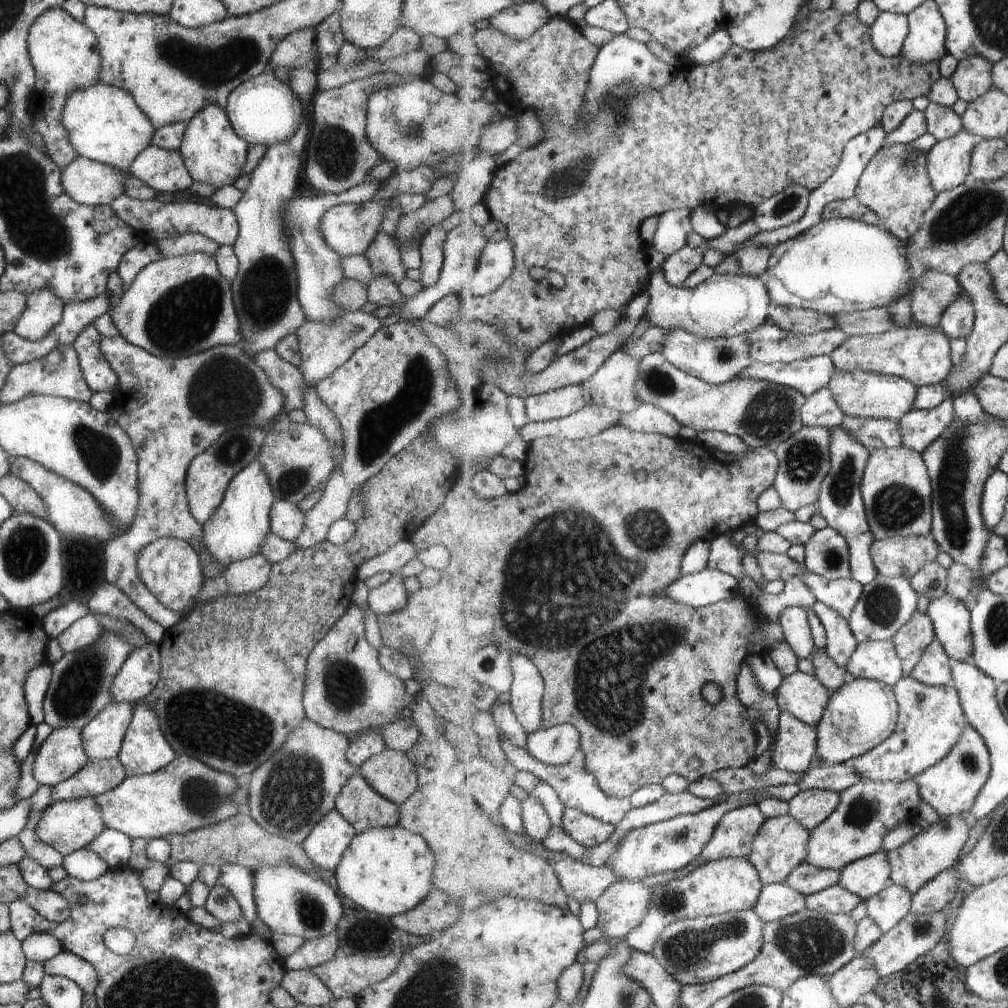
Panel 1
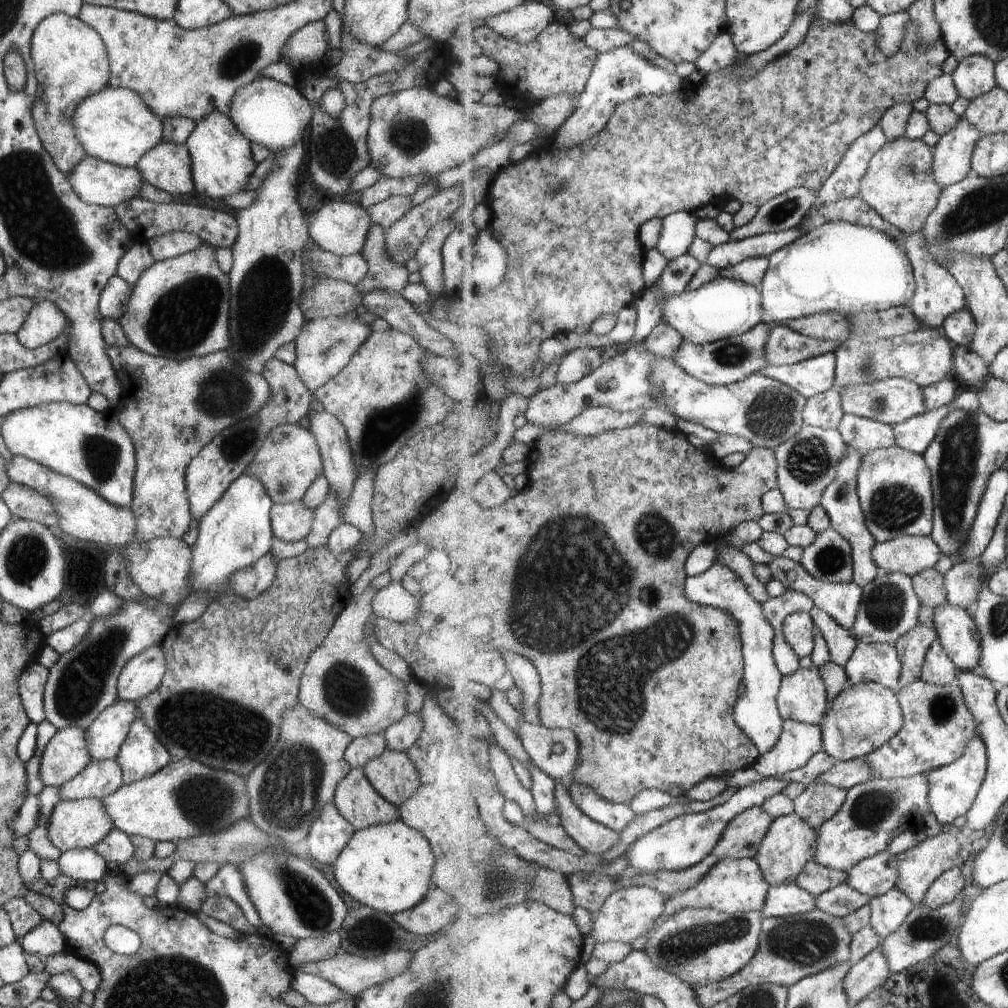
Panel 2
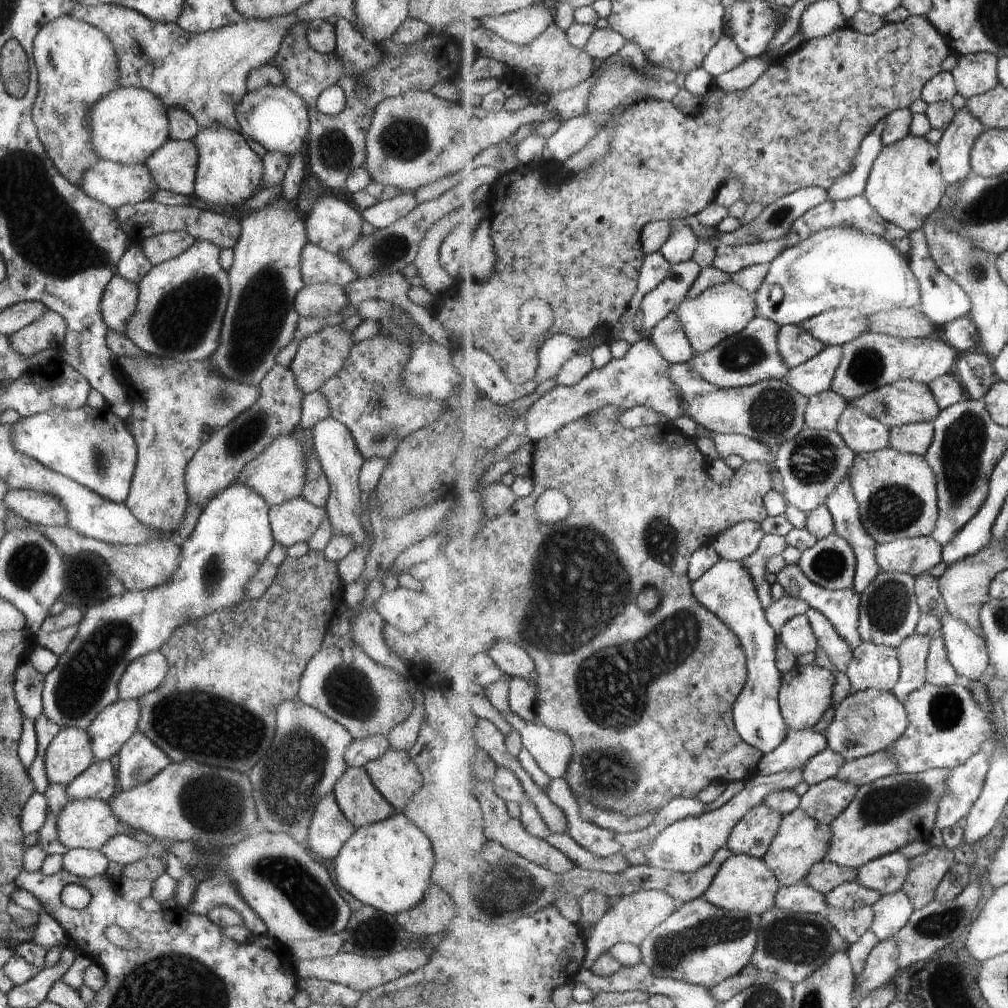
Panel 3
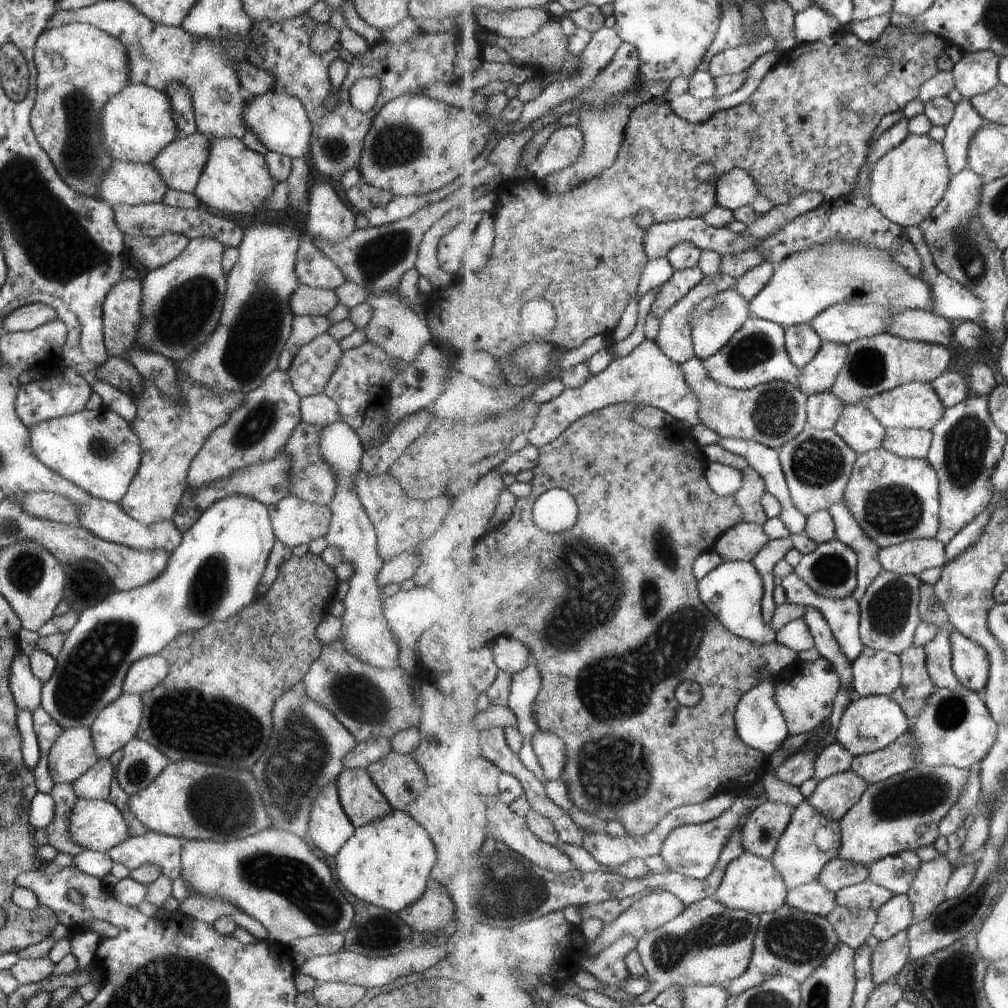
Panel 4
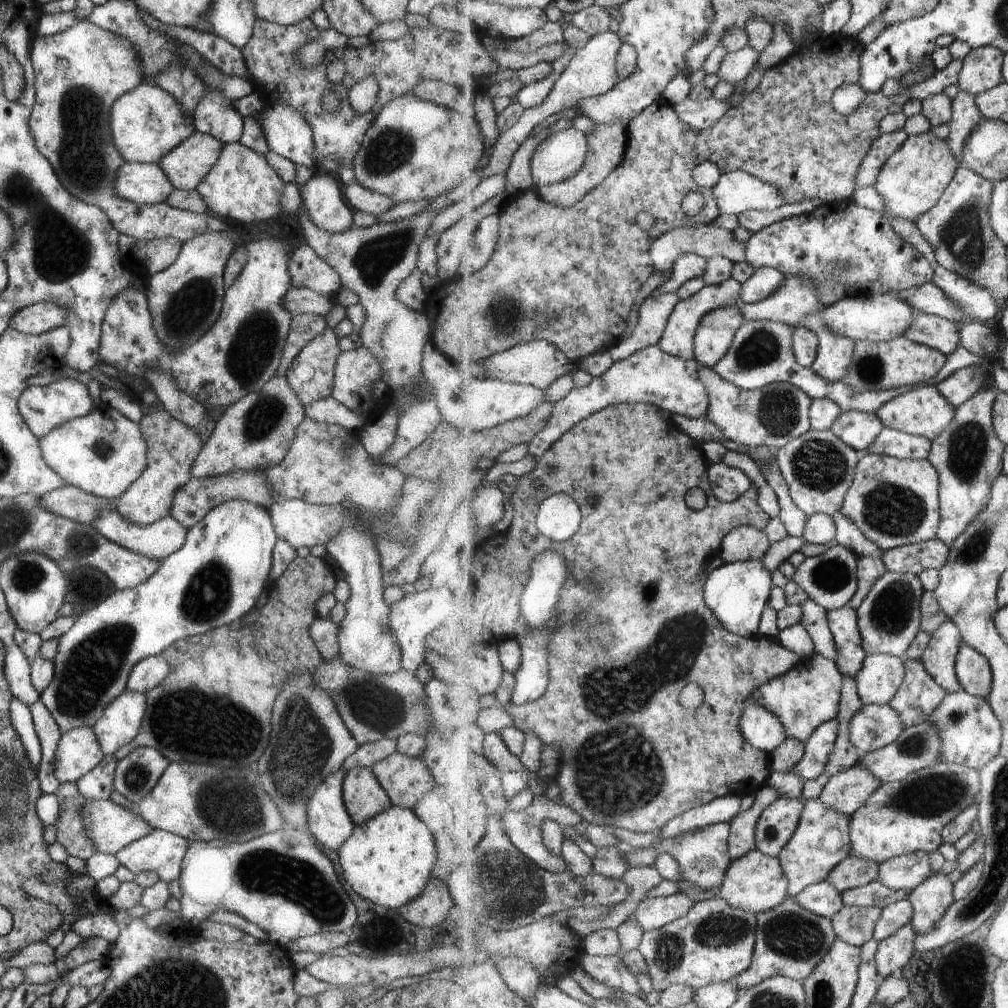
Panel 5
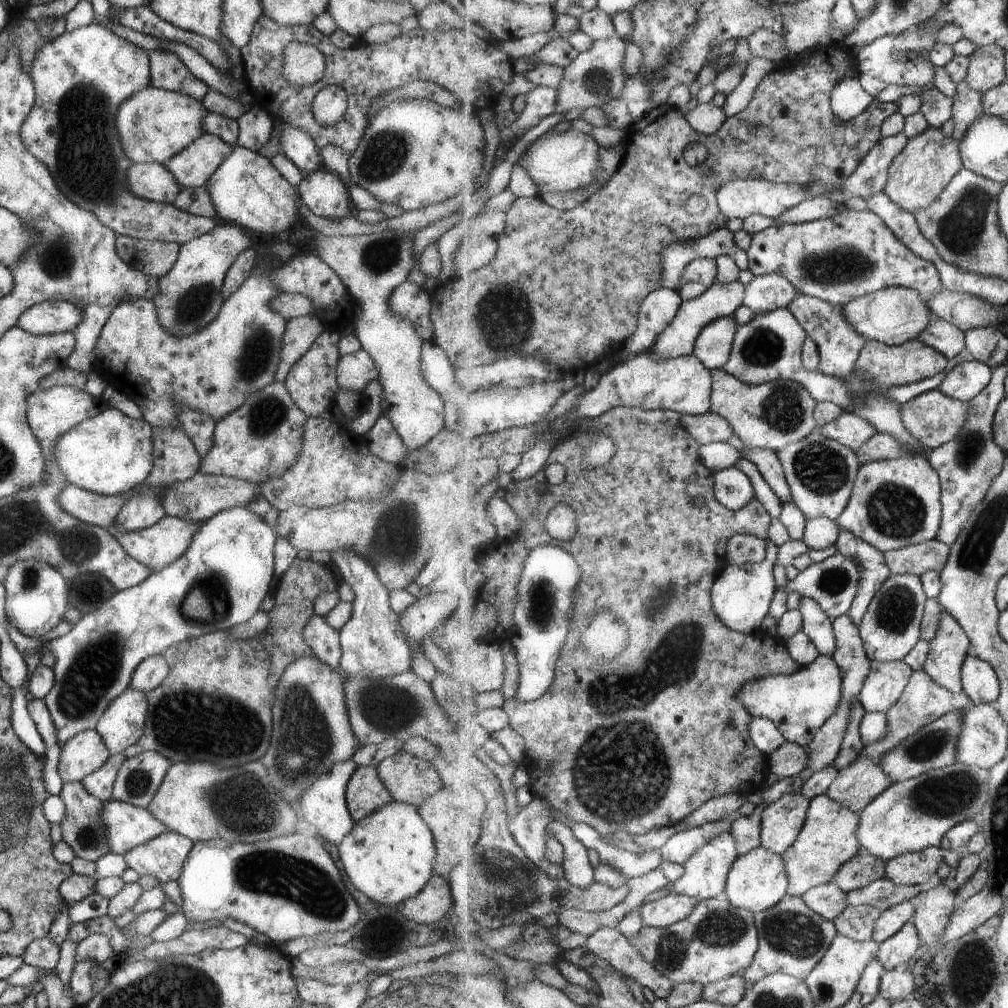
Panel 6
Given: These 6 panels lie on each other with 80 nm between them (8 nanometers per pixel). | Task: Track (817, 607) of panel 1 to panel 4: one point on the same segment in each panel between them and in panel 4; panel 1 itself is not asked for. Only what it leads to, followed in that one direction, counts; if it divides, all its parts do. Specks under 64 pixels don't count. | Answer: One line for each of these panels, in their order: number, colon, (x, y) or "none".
2: (841, 643)
3: (839, 652)
4: (827, 646)

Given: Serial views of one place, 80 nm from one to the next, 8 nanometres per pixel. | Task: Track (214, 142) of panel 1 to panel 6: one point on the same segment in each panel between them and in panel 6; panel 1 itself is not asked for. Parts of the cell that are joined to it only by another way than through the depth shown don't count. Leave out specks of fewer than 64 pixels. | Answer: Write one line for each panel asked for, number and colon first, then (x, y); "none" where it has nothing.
2: (221, 161)
3: (228, 172)
4: (234, 179)
5: (241, 185)
6: (246, 189)

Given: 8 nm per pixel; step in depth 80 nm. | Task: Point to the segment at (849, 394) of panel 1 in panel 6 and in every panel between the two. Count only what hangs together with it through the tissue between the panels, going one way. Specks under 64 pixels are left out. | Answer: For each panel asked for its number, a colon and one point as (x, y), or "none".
2: (892, 401)
3: (906, 402)
4: (916, 405)
5: (925, 412)
6: (934, 418)

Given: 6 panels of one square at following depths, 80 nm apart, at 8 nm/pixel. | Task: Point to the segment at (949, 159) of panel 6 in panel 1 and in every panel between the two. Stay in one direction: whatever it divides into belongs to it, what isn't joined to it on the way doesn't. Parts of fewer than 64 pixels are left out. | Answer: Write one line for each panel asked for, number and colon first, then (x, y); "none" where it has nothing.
1: (896, 184)
2: (900, 184)
3: (906, 185)
4: (907, 184)
5: (913, 180)

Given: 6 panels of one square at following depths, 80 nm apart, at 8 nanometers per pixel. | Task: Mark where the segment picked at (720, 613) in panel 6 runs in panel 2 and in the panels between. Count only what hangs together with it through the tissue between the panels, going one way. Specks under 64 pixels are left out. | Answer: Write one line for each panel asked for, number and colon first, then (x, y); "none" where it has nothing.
2: (757, 713)
3: (728, 589)
4: (734, 591)
5: (738, 592)

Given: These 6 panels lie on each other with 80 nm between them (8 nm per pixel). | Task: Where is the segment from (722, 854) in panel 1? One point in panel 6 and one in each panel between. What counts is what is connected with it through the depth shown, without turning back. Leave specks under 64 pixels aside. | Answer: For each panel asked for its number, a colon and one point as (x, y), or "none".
2: (745, 834)
3: (753, 836)
4: (762, 833)
5: (778, 823)
6: (782, 822)

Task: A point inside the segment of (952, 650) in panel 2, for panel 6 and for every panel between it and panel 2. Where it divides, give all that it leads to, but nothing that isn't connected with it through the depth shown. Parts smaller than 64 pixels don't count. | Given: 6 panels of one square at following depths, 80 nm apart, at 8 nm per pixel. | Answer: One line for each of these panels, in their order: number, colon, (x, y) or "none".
3: (969, 653)
4: (970, 661)
5: (975, 674)
6: (981, 683)

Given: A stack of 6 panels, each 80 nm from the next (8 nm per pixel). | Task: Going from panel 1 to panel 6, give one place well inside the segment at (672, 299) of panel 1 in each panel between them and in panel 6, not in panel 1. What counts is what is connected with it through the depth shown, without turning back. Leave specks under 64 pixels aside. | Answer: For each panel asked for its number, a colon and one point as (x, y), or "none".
2: (724, 308)
3: (721, 311)
4: (715, 321)
5: (717, 330)
6: (714, 347)

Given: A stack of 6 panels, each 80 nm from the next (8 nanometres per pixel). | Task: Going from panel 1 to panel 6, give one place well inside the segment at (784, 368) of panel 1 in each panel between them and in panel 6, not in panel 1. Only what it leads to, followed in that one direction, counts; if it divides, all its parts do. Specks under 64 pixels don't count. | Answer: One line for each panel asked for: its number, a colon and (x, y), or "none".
2: (816, 375)
3: (817, 375)
4: (819, 376)
5: (835, 354)
6: (840, 343)

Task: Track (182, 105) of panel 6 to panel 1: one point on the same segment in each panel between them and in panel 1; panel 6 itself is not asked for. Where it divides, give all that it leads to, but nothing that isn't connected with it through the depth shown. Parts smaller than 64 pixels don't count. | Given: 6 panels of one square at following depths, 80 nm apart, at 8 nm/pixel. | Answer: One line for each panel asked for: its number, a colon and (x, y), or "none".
1: (103, 123)
2: (113, 125)
3: (126, 126)
4: (136, 123)
5: (146, 122)

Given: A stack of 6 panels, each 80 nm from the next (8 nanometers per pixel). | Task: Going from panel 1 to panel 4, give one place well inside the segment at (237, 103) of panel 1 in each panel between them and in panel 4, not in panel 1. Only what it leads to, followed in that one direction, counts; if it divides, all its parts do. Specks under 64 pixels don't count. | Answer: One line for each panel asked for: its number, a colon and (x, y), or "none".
2: (267, 112)
3: (273, 116)
4: (279, 121)

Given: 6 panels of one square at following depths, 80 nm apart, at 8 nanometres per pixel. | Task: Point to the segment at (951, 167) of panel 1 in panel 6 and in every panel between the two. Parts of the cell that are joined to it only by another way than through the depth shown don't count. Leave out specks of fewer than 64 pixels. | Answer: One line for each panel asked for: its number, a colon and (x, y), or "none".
2: (953, 153)
3: (956, 144)
4: (967, 122)
5: (967, 115)
6: (968, 105)

